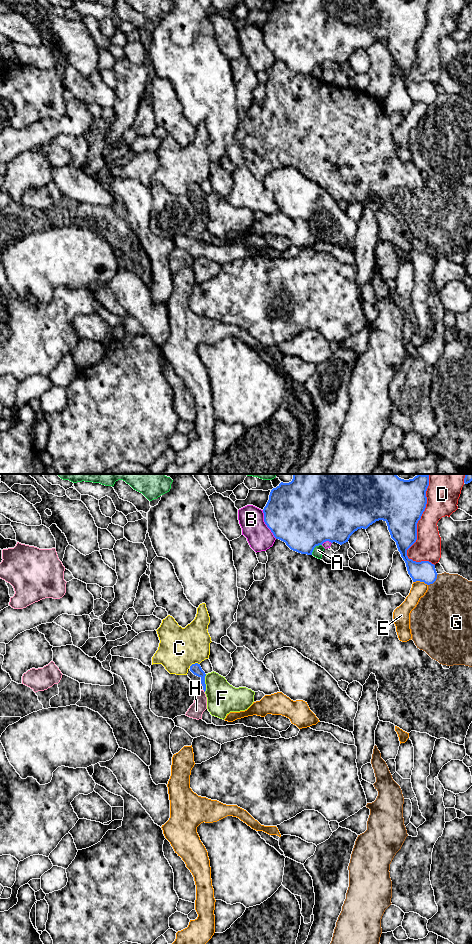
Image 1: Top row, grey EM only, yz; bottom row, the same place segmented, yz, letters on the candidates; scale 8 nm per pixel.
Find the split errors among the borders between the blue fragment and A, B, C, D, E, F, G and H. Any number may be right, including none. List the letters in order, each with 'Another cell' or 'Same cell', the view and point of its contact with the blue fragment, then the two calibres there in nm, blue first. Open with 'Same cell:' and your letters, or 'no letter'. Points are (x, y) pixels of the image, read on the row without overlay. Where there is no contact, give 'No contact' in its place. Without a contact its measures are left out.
Same cell: H
A: Another cell. Touches blue at yz (314, 67). Thickness 500 nm (blue) against 80 nm
B: Another cell. Touches blue at yz (265, 43). Thickness 480 nm (blue) against 200 nm
C: Another cell. Touches blue at yz (195, 183). Thickness 90 nm (blue) against 320 nm
D: Another cell. Touches blue at yz (416, 52). Thickness 360 nm (blue) against 220 nm
E: Another cell. Touches blue at yz (420, 101). Thickness 170 nm (blue) against 120 nm
F: Another cell. Touches blue at yz (204, 203). Thickness 90 nm (blue) against 260 nm
G: Another cell. Touches blue at yz (434, 101). Thickness 170 nm (blue) against 420 nm
H: Same cell. Touches blue at yz (204, 211). Thickness 90 nm (blue) against 120 nm

